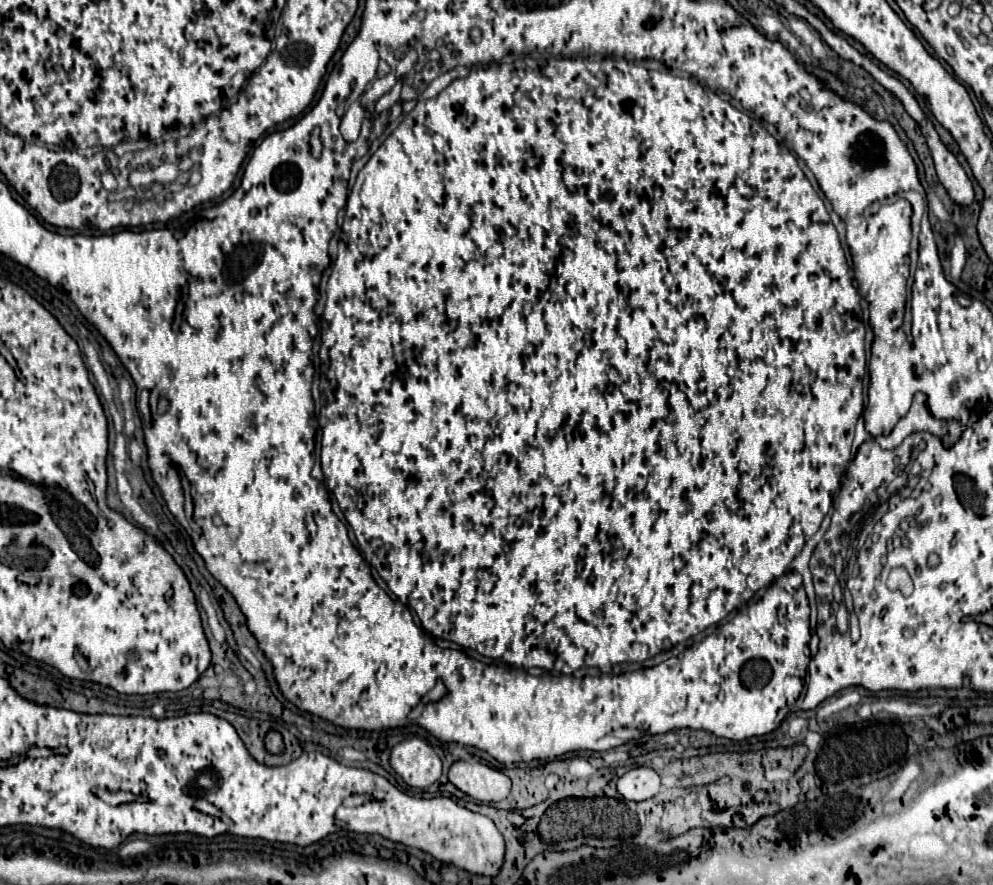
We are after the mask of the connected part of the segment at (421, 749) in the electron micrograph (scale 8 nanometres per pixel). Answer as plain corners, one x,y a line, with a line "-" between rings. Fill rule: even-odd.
420,738
396,744
390,752
390,766
412,788
428,788
442,776
442,760

